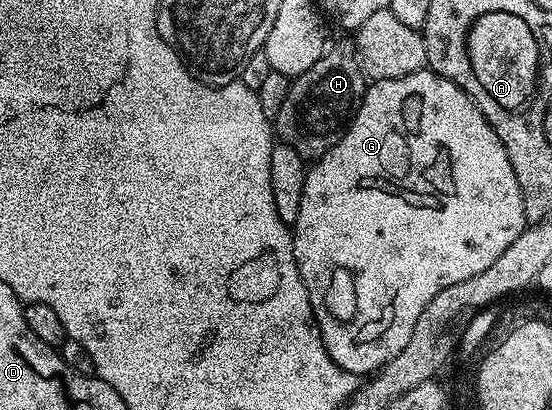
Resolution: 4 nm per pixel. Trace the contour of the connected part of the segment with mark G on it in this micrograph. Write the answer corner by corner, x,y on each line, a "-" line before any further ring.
432,70
372,81
365,89
365,96
353,115
353,121
349,123
349,129
335,146
331,146
331,150
312,161
306,171
303,202
299,202
299,218
291,225
293,253
301,280
309,291
313,318
321,332
321,341
325,343
327,354
344,372
354,372
358,378
364,377
364,372
376,373
391,358
395,358
403,346
407,346
411,330
415,330
415,322
419,322
419,314
423,314
423,306
427,306
427,302
431,302
439,290
447,290
447,286
455,286
455,282
463,282
463,278
471,278
487,270
487,266
491,266
491,262
495,262
495,258
499,258
499,254
503,254
503,250
507,250
507,246
511,246
511,242
515,242
515,238
519,238
526,227
523,198
519,182
515,182
515,170
511,170
511,158
507,158
507,150
503,150
499,134
495,134
487,118
483,118
475,102
464,90

